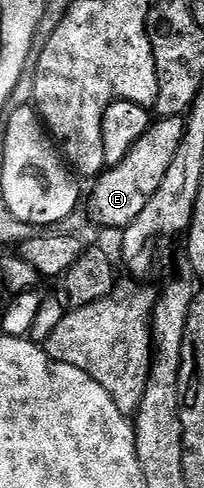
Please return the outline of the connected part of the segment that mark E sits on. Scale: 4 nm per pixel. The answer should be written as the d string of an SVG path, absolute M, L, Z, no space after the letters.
M183 116L162 117L153 120L152 126L130 147L130 153L117 165L105 168L99 177L91 182L92 194L87 194L88 217L96 225L101 225L104 229L117 229L123 231L127 229L138 215L142 215L142 207L150 203L154 191L166 179L166 171L174 159L174 151L178 149L184 134Z

